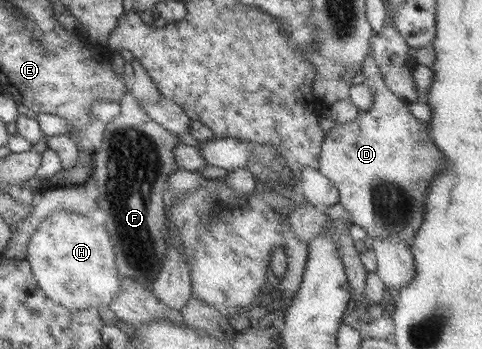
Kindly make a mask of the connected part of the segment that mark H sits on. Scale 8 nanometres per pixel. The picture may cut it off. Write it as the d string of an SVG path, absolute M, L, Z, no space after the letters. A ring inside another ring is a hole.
M54 210L28 240L25 260L43 294L68 311L108 308L121 289L122 277L115 264L115 253L108 232L85 214Z

